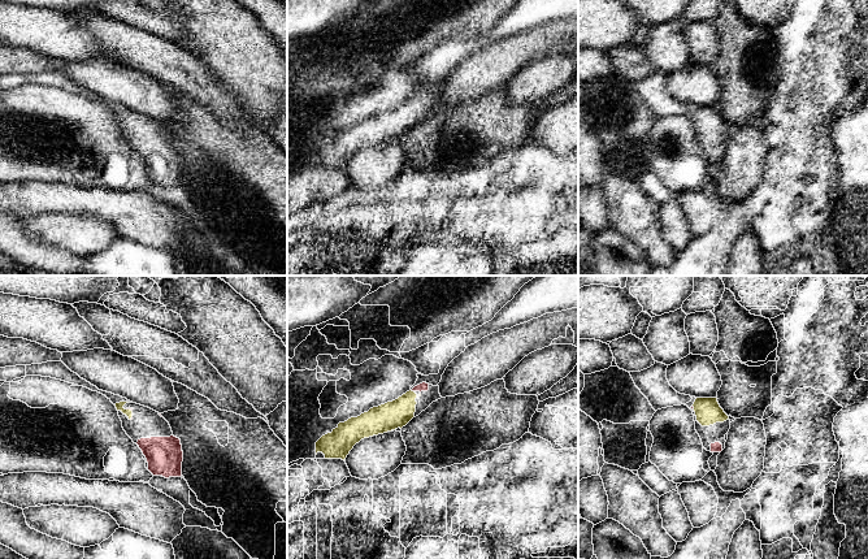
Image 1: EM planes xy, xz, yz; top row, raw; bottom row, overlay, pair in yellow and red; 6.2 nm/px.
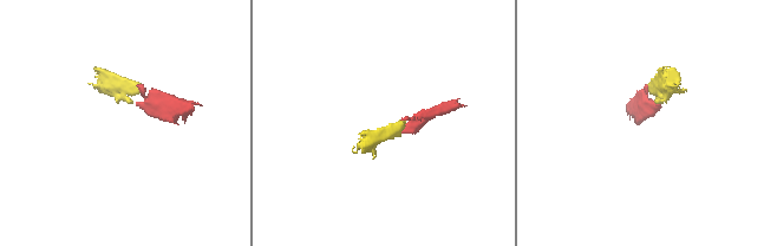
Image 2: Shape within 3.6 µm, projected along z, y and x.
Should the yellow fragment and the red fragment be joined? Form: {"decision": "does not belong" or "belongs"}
{"decision": "belongs"}

